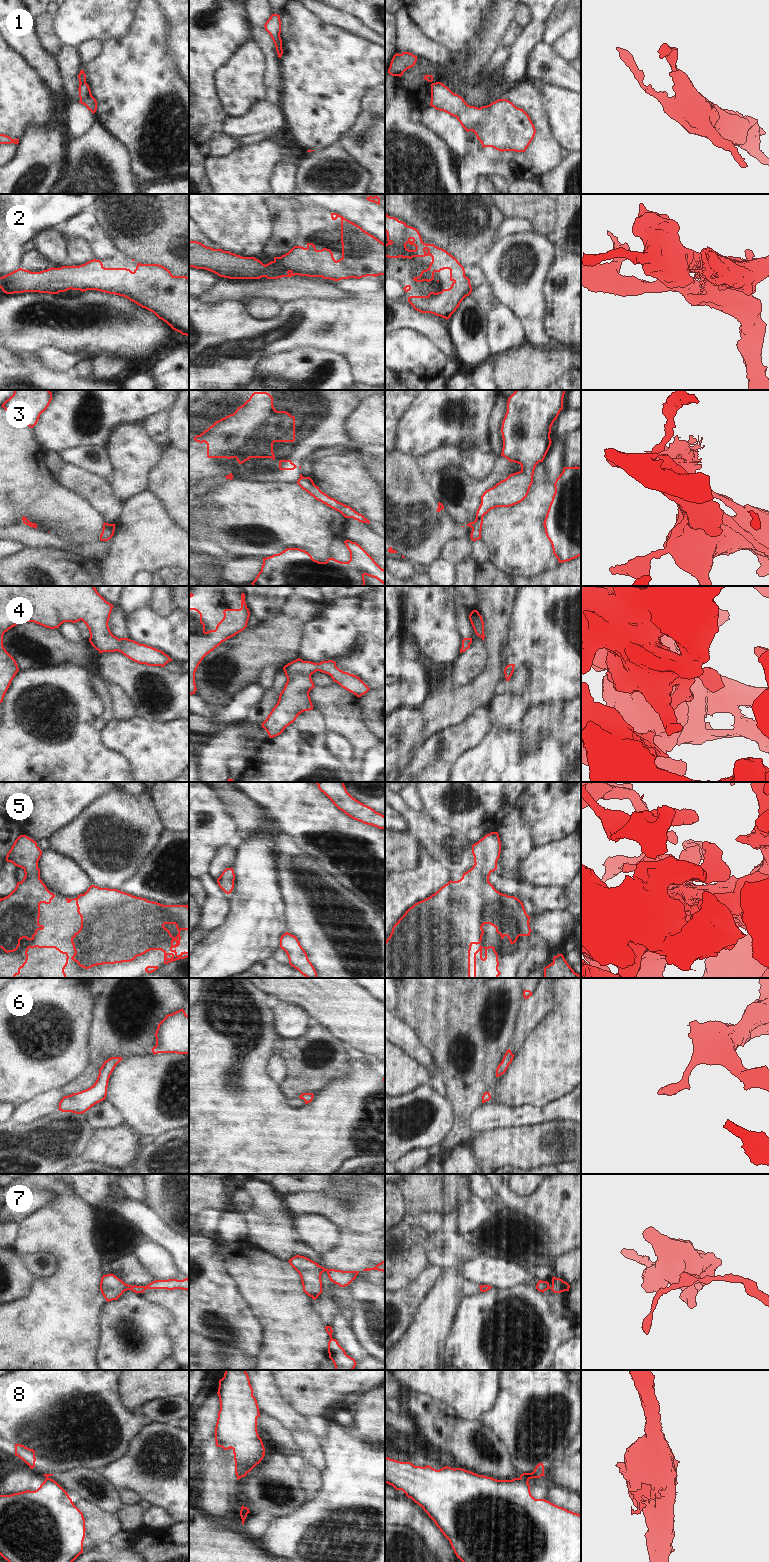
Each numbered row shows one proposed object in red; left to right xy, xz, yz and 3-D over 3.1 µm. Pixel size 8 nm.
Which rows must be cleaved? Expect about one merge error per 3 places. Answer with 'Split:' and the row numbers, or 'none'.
Split: 1, 3, 8

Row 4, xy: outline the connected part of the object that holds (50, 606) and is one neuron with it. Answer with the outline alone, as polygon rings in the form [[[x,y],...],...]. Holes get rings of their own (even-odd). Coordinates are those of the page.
[[[0,586],[0,703],[19,671],[15,659],[3,646],[3,635],[12,627],[24,622],[34,622],[55,629],[64,622],[76,623],[82,620],[89,629],[89,642],[99,653],[118,651],[134,662],[148,666],[164,667],[172,661],[161,650],[128,638],[119,639],[114,636],[108,626],[113,607],[94,586]]]

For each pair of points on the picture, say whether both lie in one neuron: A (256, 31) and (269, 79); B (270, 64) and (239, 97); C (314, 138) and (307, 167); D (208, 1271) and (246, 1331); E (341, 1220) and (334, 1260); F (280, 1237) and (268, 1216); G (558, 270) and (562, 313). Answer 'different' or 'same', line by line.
A: same
B: different
C: different
D: same
E: different
F: same
G: same

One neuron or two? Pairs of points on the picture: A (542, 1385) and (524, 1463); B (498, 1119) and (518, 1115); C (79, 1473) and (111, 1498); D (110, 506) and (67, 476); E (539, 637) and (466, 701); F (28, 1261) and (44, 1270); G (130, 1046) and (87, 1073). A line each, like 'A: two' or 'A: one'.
A: one
B: one
C: one
D: one
E: two
F: one
G: one

